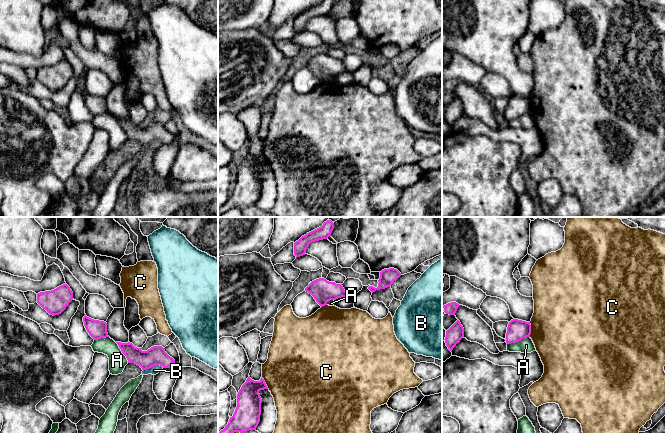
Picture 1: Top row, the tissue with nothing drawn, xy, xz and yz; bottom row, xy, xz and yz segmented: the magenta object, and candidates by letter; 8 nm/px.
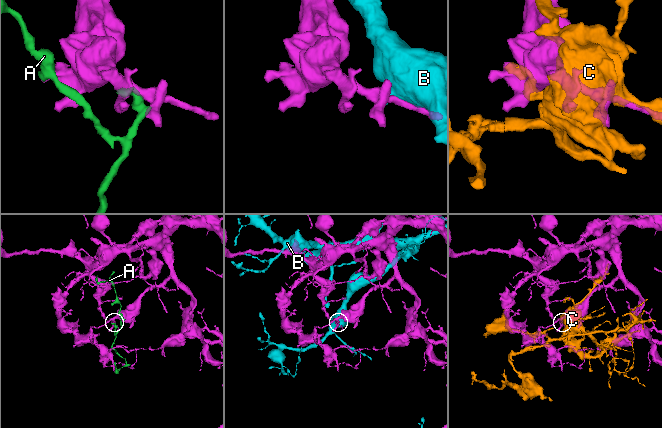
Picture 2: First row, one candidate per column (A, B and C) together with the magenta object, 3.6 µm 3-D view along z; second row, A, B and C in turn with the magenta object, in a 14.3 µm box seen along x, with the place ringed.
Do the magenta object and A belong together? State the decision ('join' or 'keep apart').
keep apart

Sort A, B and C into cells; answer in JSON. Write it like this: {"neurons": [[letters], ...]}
{"neurons": [["A", "B"], ["C"]]}

